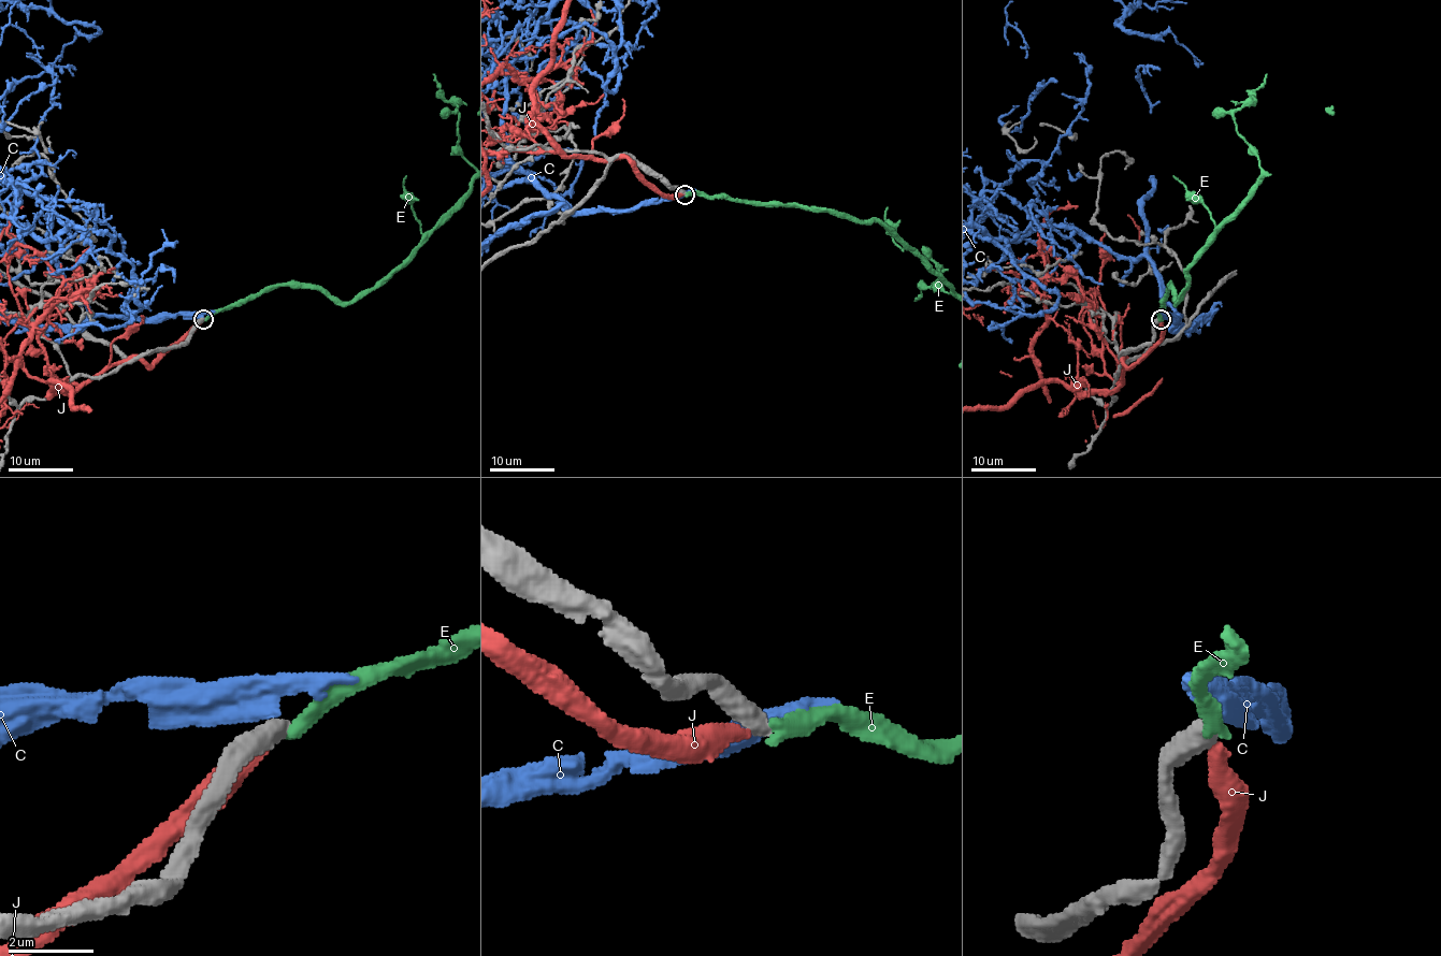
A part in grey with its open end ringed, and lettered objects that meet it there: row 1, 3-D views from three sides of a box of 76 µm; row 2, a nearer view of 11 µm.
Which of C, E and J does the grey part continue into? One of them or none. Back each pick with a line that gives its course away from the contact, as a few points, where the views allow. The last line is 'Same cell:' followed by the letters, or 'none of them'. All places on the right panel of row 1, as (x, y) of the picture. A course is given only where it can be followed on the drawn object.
Same cell: none of them

